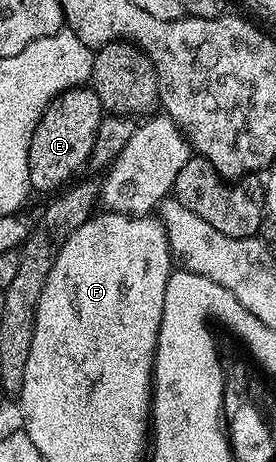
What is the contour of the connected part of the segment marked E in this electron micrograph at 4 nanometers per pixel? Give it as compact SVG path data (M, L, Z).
M90 87L66 89L62 95L52 99L41 115L29 143L29 179L32 190L40 189L47 194L62 190L76 176L74 173L90 162L97 131L104 116L101 99L97 99L94 89Z

